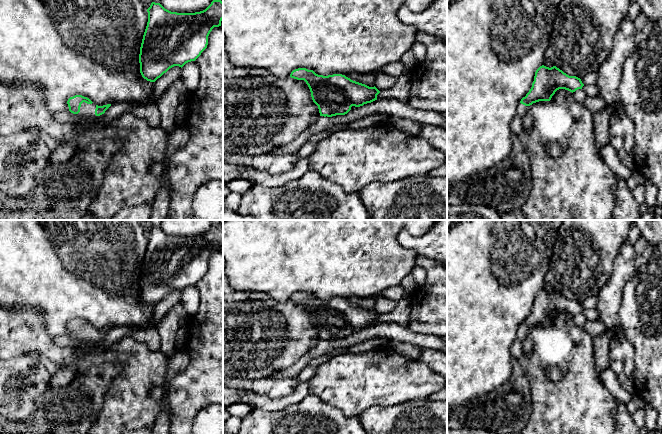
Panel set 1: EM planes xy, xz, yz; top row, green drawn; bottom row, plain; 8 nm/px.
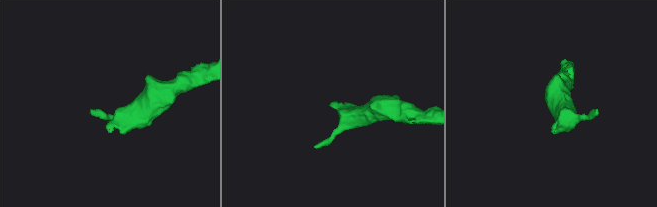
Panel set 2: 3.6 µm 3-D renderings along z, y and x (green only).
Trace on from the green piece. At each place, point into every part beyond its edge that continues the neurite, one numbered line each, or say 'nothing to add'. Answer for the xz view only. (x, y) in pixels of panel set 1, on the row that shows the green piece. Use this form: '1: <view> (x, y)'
nothing to add

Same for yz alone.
1: yz (522, 109)

